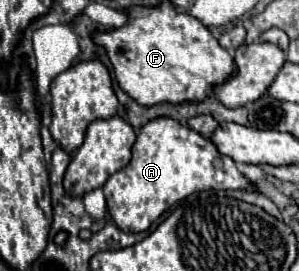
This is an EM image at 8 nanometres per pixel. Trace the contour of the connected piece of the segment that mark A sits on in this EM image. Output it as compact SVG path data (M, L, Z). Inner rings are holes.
M160 116L154 118L150 122L146 122L138 134L136 134L136 142L132 144L132 160L126 168L114 172L106 184L104 184L104 196L106 196L106 204L108 204L108 212L112 216L112 220L116 222L116 226L122 232L144 232L150 228L150 224L174 202L200 192L200 190L242 190L242 188L250 188L250 180L236 168L234 160L230 156L224 156L216 150L216 146L204 138L202 134L198 134L196 130L188 128L186 124L168 118L168 116Z

